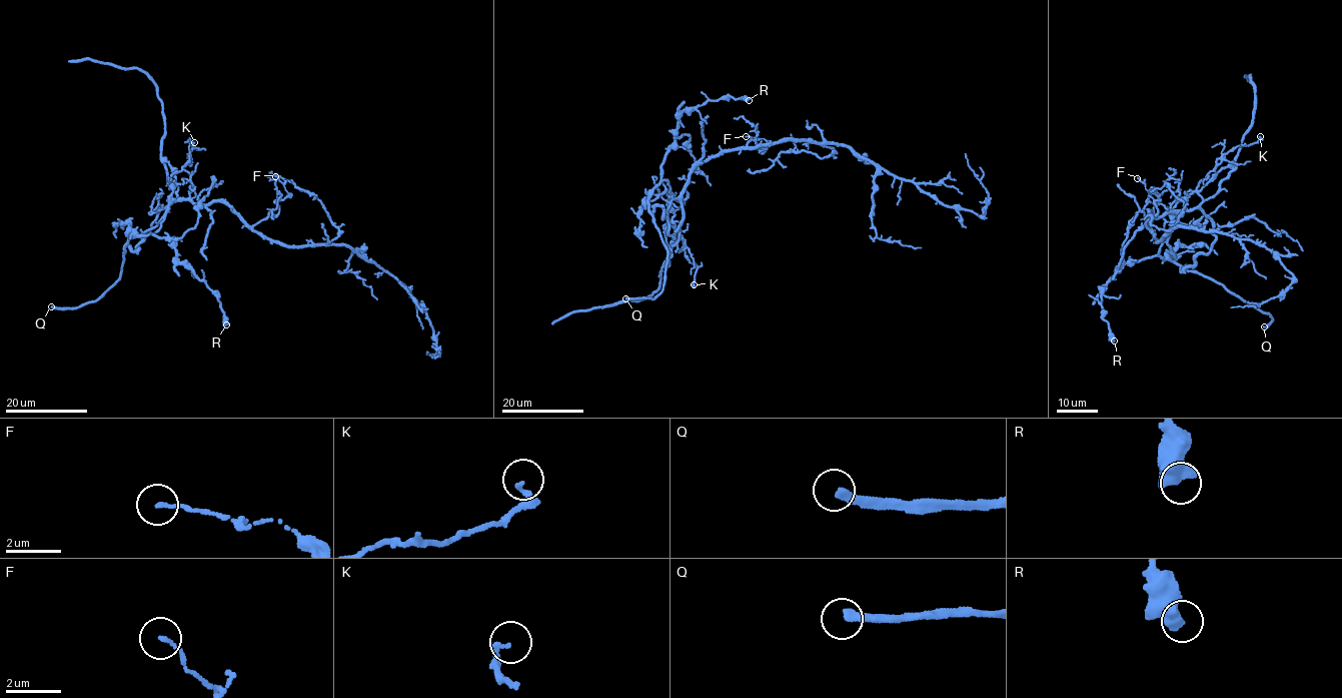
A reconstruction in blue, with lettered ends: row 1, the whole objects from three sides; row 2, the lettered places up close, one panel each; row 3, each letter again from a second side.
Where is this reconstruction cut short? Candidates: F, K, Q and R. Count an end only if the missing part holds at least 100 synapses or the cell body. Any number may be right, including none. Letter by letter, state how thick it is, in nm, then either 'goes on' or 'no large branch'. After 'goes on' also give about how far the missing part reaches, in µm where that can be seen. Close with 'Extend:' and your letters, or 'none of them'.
F: 110 nm | no large branch
K: 120 nm | no large branch
Q: 280 nm | goes on | 150 µm
R: 700 nm | no large branch
Extend: Q

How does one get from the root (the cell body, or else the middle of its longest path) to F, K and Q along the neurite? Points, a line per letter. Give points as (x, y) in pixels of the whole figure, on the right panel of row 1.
F: (1150, 228), (1146, 222), (1157, 212), (1154, 202), (1159, 199), (1137, 178)
K: (1150, 228), (1150, 211), (1155, 218), (1195, 208), (1202, 200), (1197, 186), (1222, 156), (1260, 136)
Q: (1150, 228), (1149, 211), (1155, 218), (1177, 213), (1167, 242), (1174, 260), (1269, 312), (1272, 320), (1264, 326)

